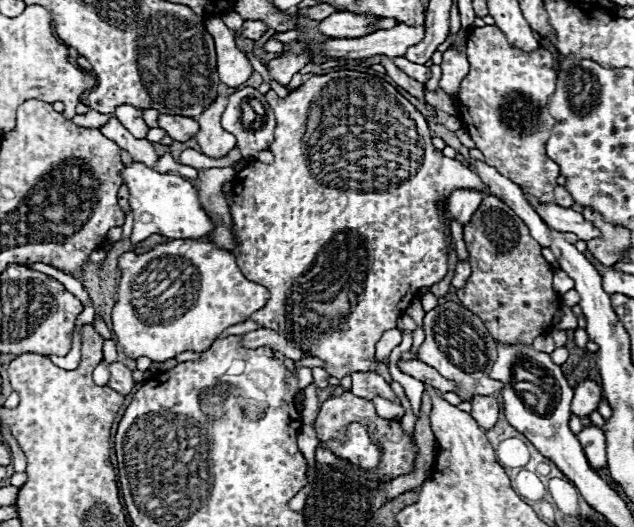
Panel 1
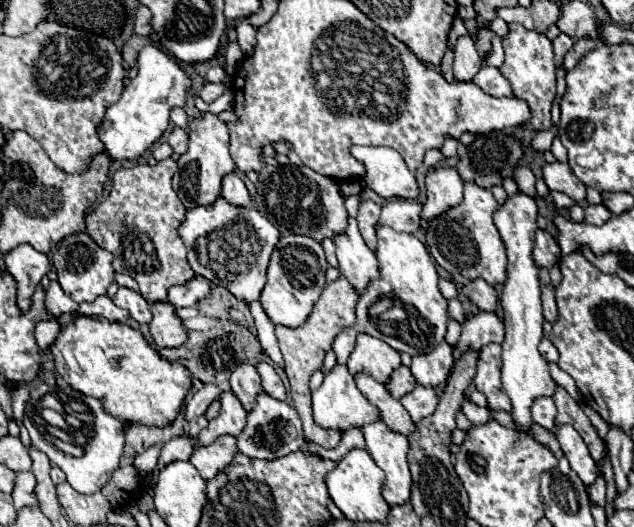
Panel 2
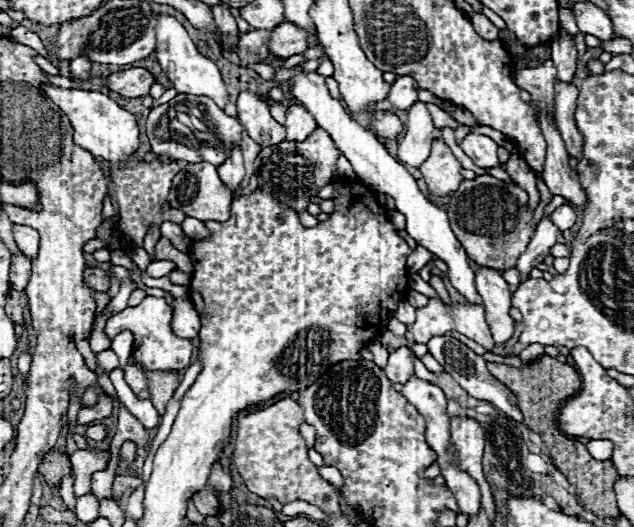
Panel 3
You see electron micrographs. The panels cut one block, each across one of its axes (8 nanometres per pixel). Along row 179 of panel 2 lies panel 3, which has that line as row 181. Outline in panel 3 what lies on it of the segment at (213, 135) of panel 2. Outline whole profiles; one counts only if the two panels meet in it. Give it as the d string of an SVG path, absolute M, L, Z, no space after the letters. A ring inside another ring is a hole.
M196 162L196 164L186 164L178 176L174 176L172 180L172 188L170 188L170 196L168 202L182 210L186 216L198 218L198 220L216 220L216 222L224 222L230 218L230 202L232 202L234 194L230 192L230 188L218 178L216 174L216 166L210 162Z

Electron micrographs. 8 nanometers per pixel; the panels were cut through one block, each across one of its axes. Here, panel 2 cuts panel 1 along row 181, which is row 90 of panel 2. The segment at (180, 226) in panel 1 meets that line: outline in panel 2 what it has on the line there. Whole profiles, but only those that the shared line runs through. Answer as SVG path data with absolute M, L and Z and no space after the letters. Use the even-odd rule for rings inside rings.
M146 46L138 56L138 76L124 88L118 102L114 102L102 124L98 124L98 138L110 160L138 160L168 128L168 112L174 106L184 106L190 80L174 58L156 46Z

